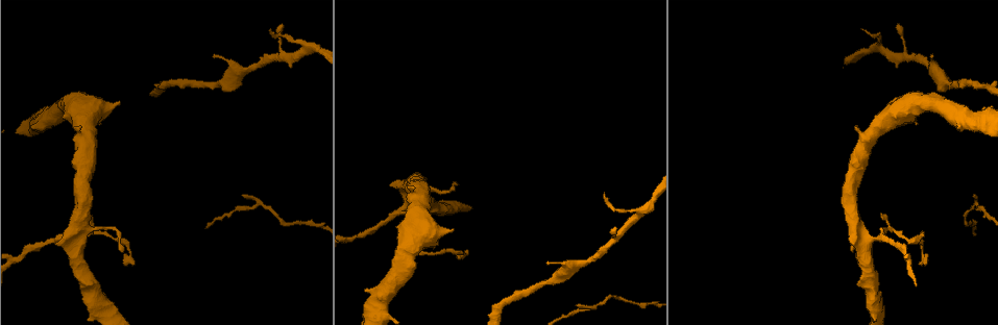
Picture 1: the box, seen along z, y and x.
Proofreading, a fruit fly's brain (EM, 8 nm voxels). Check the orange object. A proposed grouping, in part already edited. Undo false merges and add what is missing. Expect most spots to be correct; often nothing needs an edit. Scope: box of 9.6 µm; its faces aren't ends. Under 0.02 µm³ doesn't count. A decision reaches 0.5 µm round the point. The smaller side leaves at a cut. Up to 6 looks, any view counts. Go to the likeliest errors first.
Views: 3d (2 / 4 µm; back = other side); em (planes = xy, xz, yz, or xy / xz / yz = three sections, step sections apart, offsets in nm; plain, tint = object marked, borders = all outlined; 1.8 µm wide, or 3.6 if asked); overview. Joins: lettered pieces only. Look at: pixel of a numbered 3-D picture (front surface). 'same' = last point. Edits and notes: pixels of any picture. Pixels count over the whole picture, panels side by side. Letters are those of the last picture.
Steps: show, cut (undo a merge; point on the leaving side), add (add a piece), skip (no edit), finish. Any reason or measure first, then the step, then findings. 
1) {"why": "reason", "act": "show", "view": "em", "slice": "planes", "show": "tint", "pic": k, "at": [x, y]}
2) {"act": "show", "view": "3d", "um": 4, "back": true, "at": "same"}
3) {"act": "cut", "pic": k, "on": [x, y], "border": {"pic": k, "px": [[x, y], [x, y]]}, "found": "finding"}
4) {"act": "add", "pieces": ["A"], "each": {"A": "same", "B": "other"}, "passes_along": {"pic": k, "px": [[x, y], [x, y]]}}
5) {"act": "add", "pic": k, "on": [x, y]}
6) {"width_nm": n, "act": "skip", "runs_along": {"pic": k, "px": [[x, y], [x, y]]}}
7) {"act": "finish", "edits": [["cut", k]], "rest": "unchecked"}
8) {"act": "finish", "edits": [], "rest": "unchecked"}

{"why": "sudden change in width", "act": "show", "view": "3d", "um": 2, "back": true, "pic": 1, "at": [73, 241]}

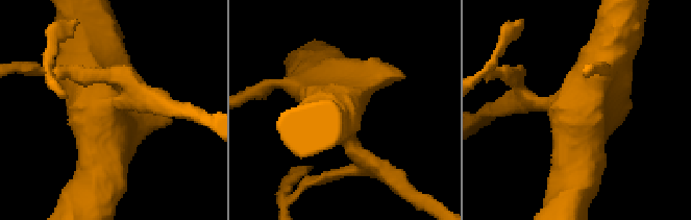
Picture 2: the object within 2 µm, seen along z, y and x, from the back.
{"why": "need the tissue", "act": "show", "view": "em", "slice": "planes", "show": "tint", "pic": 2, "at": [571, 108]}

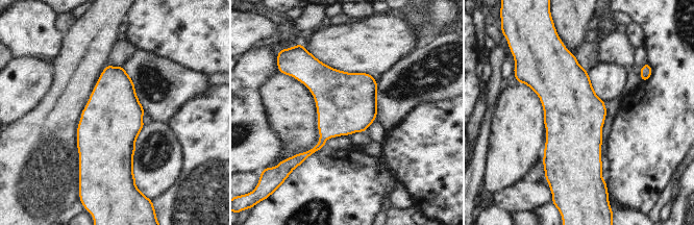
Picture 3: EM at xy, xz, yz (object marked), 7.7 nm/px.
{"why": "see the neighbours", "act": "show", "view": "em", "slice": "planes", "show": "borders", "at": "same"}

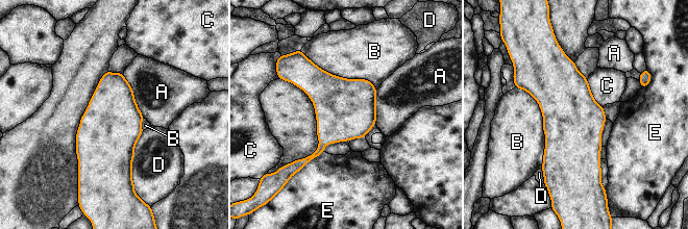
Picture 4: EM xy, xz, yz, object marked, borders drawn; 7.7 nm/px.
{"width_nm": 460, "longest_contact_nm": ["B", 650], "act": "skip", "each": {"A": "other", "B": "other", "C": "other", "D": "other", "E": "other"}, "found": "all the same neuron"}

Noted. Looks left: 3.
{"why": "tapers out", "act": "show", "view": "em", "slice": "planes", "show": "borders", "pic": 1, "at": [549, 263]}

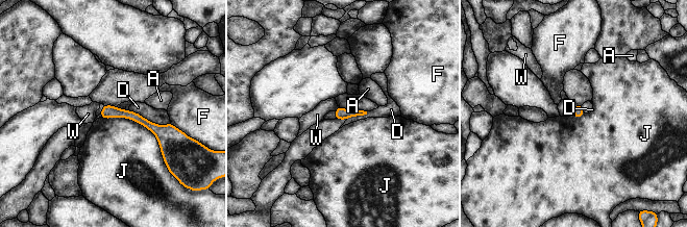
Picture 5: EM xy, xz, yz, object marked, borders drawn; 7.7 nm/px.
{"width_nm": 80, "act": "skip", "each": {"A": "other", "D": "other", "F": "other", "J": "other", "W": "other"}, "runs_along": {"pic": 5, "px": [[103, 111], [170, 127]]}, "found": "none of them fits"}

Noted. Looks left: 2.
{"why": "thin end", "act": "show", "view": "3d", "um": 4, "pic": 1, "at": [282, 24]}

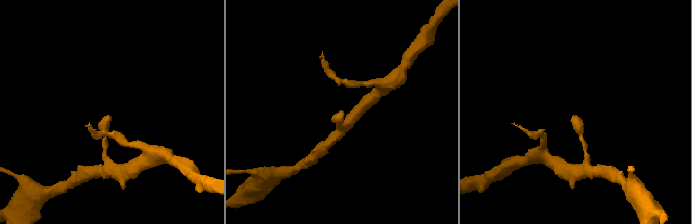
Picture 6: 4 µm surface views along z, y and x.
{"why": "need the tissue", "act": "show", "view": "em", "slice": "yz", "step": 16, "show": "borders", "pic": 6, "at": [109, 116]}

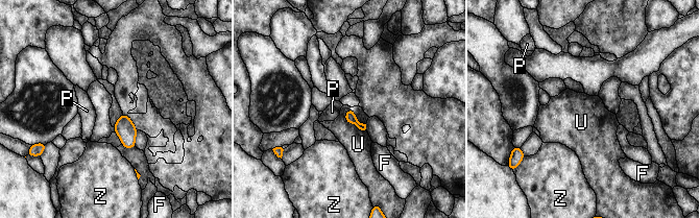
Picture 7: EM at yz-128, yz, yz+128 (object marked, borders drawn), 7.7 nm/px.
{"act": "skip", "each": {"F": "other", "P": "other", "U": "other", "Z": "other"}, "border": {"pic": 7, "px": [[350, 107], [344, 119], [366, 131]]}, "found": "no lettered piece goes on from it"}

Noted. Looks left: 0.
{"act": "finish", "edits": [], "rest": "unchecked"}

